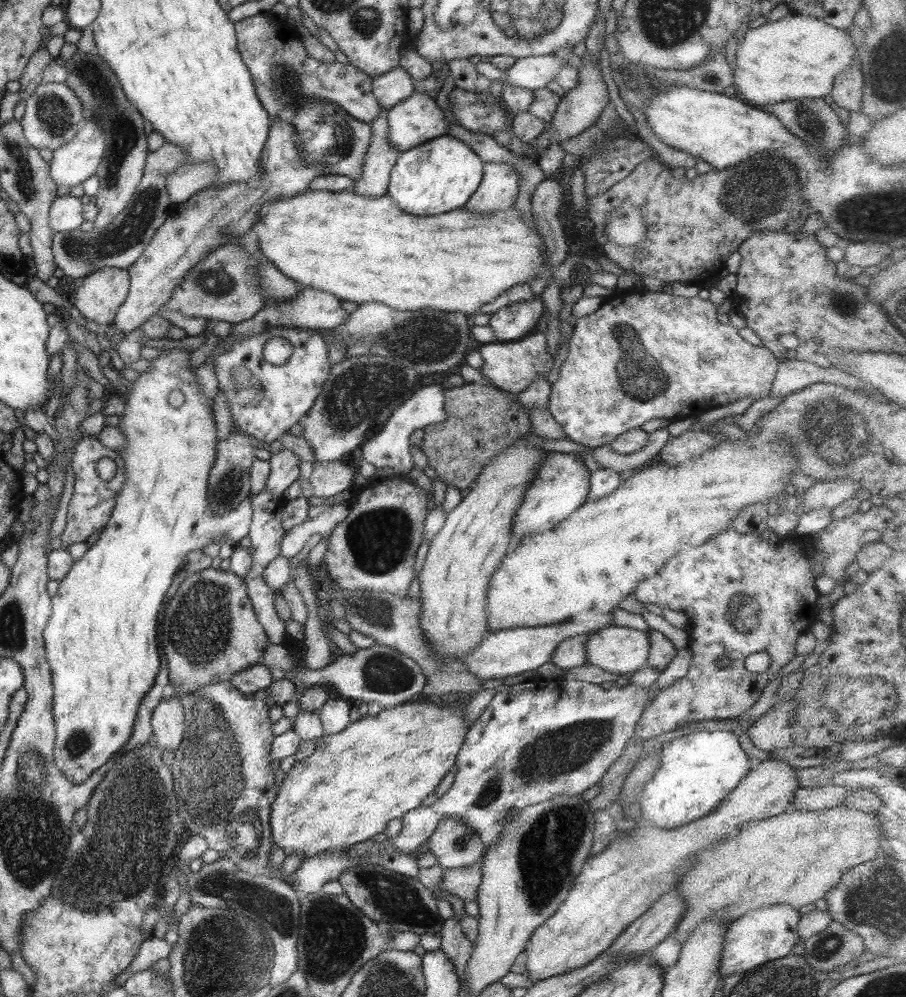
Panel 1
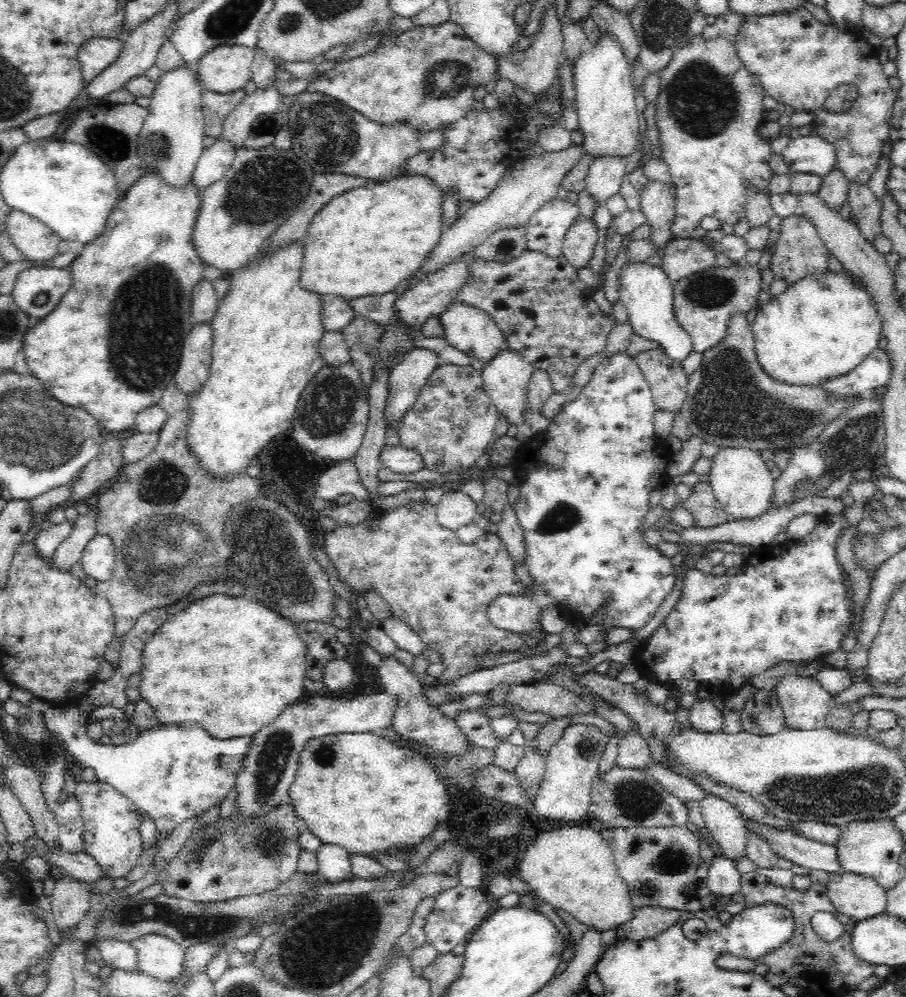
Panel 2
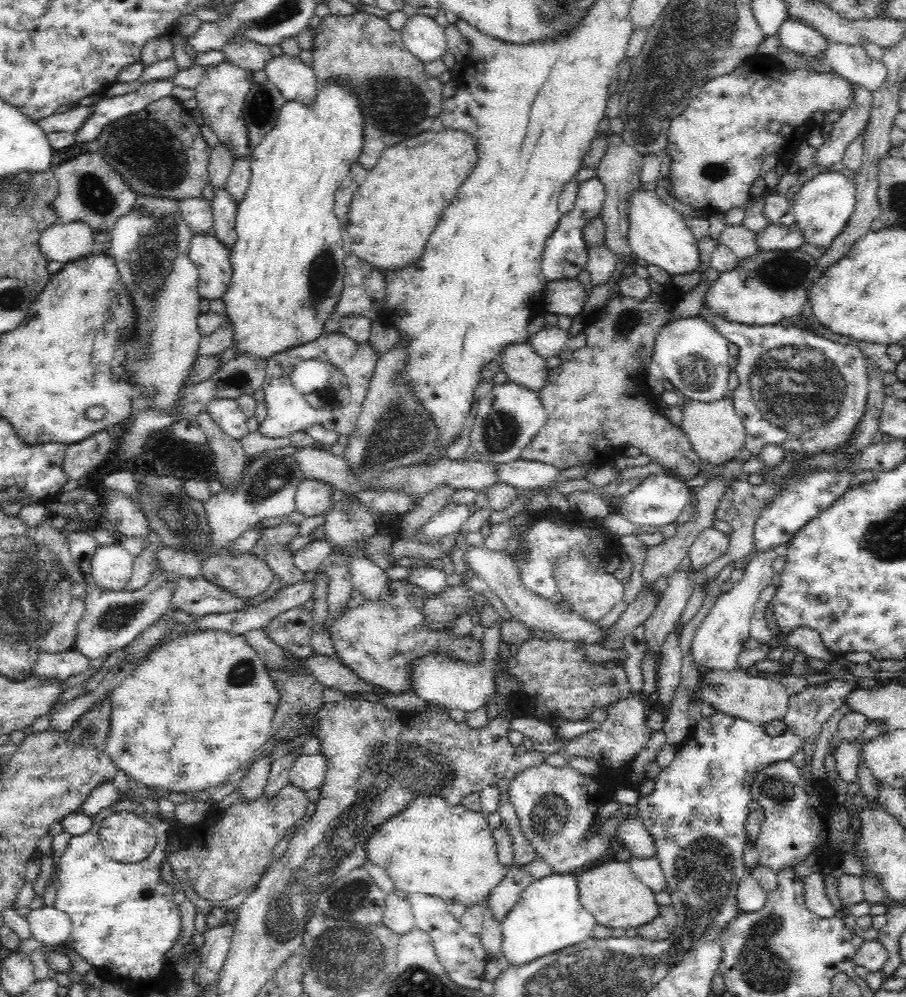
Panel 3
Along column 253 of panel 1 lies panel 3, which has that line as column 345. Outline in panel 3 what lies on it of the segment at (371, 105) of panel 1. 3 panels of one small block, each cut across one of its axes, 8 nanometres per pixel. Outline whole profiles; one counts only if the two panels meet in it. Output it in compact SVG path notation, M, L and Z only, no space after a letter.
M355 12L348 16L329 14L323 18L322 25L316 30L315 44L311 48L313 66L319 84L343 84L355 96L363 116L362 150L357 161L370 170L380 159L382 152L432 128L439 118L444 100L444 83L427 74L424 61L414 56L403 43L402 33L392 29L385 18L368 12Z

